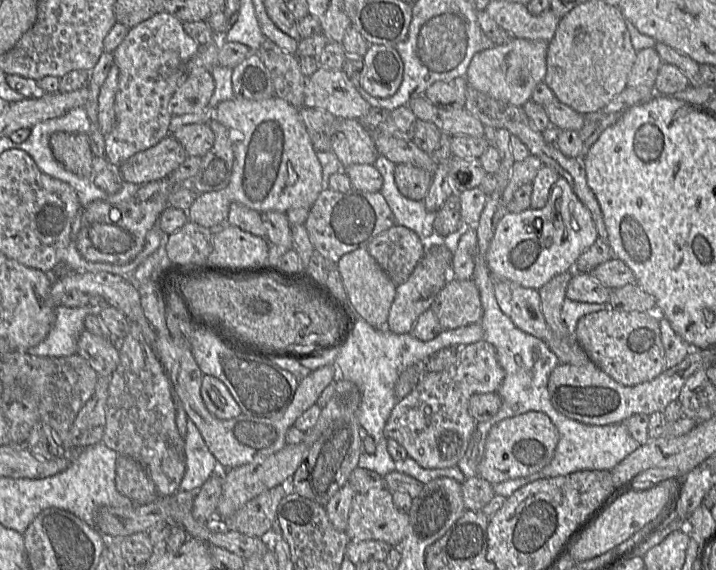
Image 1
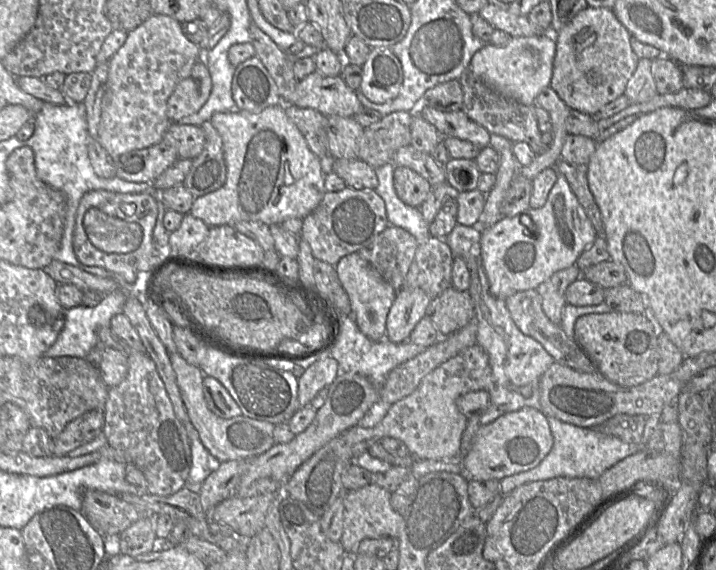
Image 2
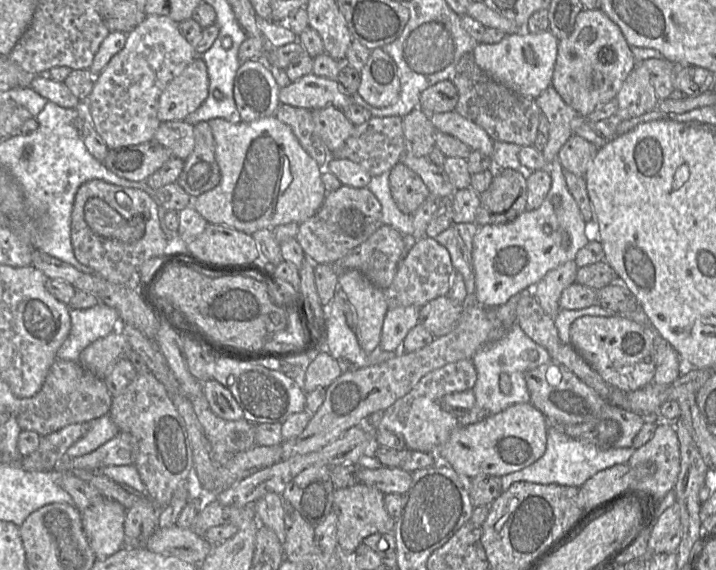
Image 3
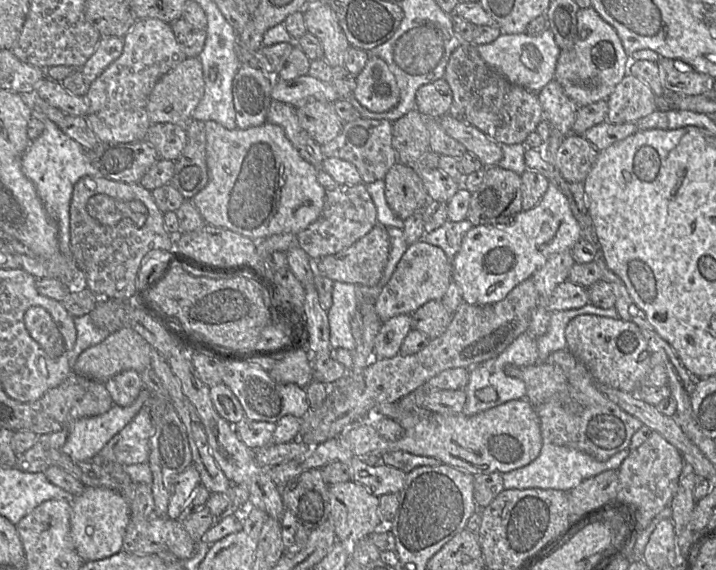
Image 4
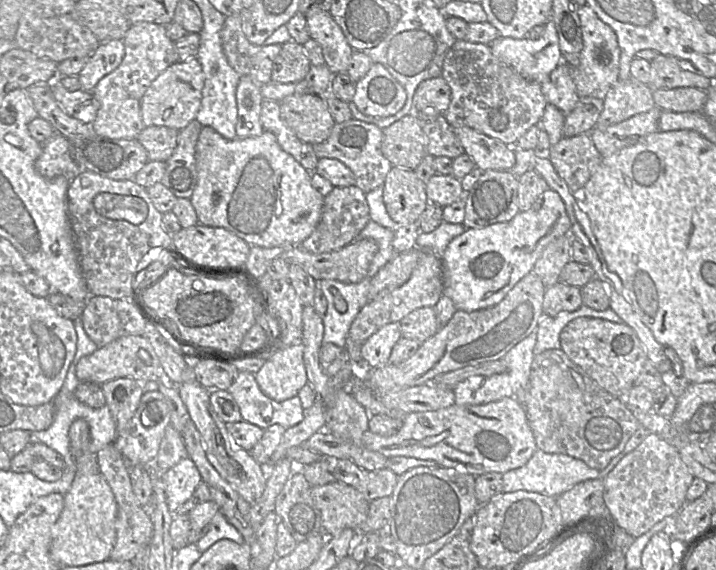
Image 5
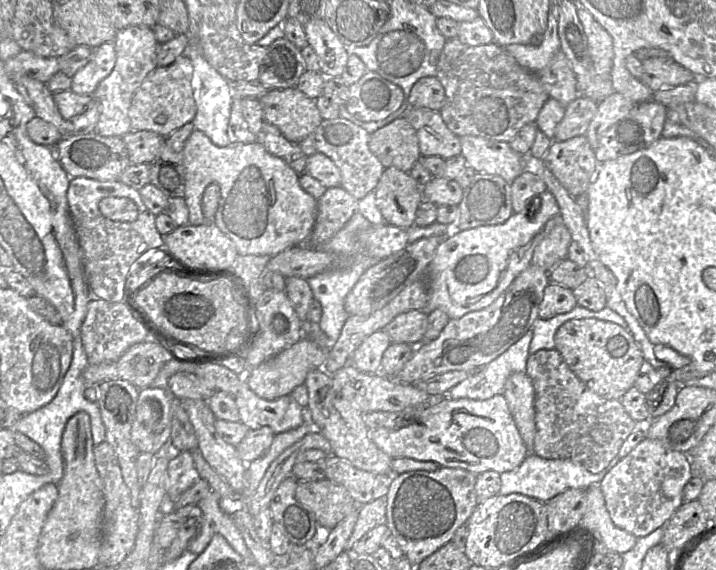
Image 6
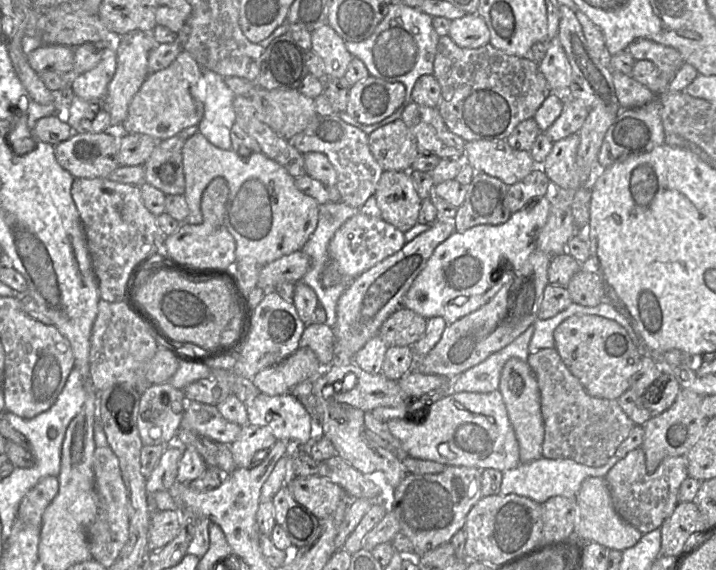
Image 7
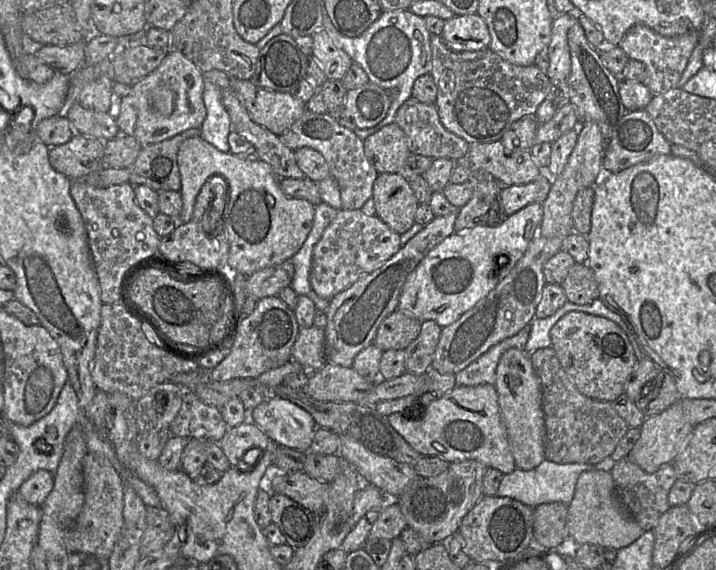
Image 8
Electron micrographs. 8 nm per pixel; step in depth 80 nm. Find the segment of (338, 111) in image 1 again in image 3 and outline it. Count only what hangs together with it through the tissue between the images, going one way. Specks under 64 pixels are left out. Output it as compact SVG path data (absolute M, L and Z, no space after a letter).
M314 73L281 87L279 101L281 104L310 110L327 106L342 110L354 103L352 96L341 88L337 80L327 79Z

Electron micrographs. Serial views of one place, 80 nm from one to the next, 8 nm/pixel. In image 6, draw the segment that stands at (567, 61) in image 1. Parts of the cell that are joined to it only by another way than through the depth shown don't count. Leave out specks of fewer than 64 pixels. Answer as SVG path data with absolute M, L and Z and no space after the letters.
M574 1L574 4L587 37L588 51L595 71L599 75L611 75L614 59L612 37L580 1Z

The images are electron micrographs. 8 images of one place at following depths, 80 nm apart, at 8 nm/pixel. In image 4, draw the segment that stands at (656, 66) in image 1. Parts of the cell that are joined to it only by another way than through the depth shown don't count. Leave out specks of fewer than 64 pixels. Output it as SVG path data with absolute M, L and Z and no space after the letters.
M629 72L609 96L607 103L607 121L613 124L635 123L658 110L657 97L652 89Z

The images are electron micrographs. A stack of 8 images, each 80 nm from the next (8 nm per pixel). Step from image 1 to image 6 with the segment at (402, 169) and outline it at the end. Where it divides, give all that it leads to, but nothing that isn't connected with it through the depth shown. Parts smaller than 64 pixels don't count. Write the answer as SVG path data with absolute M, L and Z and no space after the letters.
M386 168L375 193L377 206L386 223L402 228L416 226L416 212L423 194L409 172Z

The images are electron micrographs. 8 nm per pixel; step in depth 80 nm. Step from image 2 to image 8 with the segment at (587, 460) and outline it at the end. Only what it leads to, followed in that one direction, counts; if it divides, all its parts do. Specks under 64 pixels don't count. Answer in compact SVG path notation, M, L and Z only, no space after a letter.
M611 456L606 457L597 464L558 464L545 459L534 469L521 470L516 468L512 473L503 475L496 495L499 497L512 498L531 508L535 508L540 504L552 502L562 502L569 505L574 496L577 479L582 472L590 470L610 472L614 464L615 461Z

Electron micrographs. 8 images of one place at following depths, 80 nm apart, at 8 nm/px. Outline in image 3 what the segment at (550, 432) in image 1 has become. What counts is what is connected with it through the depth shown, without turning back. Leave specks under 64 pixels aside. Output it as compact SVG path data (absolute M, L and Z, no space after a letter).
M530 402L517 403L479 422L459 425L435 455L469 478L480 474L502 477L531 465L545 453L547 430L548 420L539 409Z

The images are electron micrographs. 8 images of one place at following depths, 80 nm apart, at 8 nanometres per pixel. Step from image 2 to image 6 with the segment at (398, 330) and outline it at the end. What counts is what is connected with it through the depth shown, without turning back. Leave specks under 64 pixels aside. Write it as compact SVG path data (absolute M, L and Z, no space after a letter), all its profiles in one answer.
M381 329L372 333L355 350L353 366L367 374L379 373L384 352L391 344L386 330Z

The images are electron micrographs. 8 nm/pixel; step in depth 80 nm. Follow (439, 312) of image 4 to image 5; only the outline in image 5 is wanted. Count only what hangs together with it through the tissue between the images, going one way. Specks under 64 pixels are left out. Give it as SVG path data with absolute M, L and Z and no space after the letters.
M430 306L413 310L399 323L402 337L421 344L440 329L435 309Z

